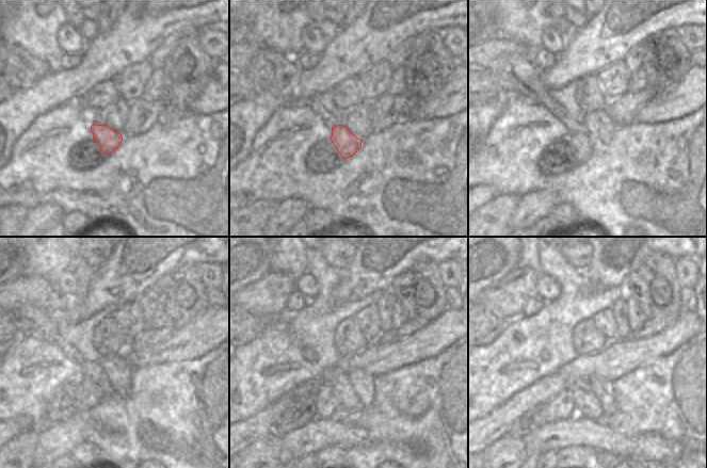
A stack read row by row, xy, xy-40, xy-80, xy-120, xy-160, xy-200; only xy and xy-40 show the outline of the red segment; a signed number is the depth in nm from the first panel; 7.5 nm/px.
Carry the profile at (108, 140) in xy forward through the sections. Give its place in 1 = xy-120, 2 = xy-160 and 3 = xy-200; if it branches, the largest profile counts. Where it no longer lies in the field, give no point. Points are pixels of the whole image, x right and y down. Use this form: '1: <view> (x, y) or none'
1: xy-120 (89, 394)
2: xy-160 (326, 401)
3: xy-200 (562, 406)

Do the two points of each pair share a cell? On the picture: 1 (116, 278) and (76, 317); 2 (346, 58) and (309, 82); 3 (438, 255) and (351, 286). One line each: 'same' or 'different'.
1: same
2: same
3: same

